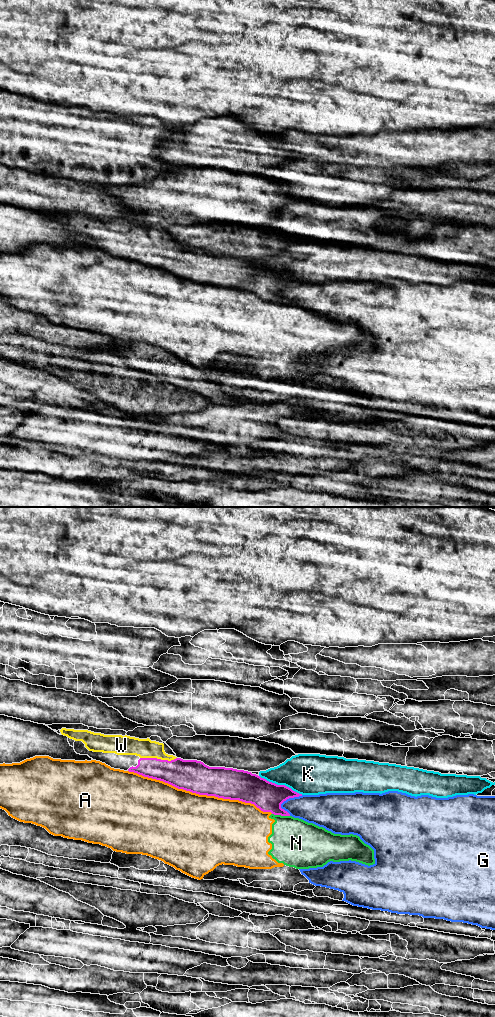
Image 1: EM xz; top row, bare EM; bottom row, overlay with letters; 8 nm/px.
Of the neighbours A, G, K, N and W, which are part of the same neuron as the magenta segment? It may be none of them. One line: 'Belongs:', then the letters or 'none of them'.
Belongs: W

